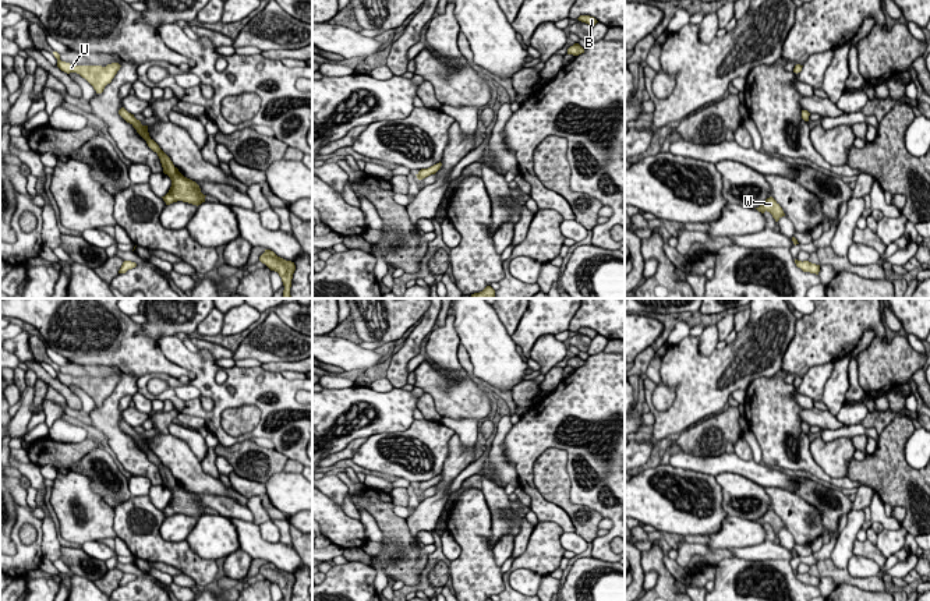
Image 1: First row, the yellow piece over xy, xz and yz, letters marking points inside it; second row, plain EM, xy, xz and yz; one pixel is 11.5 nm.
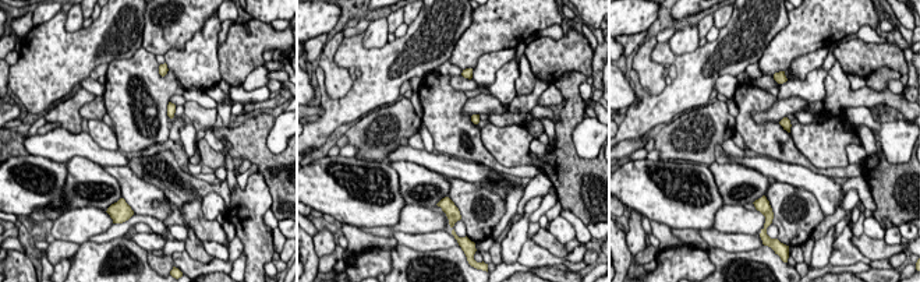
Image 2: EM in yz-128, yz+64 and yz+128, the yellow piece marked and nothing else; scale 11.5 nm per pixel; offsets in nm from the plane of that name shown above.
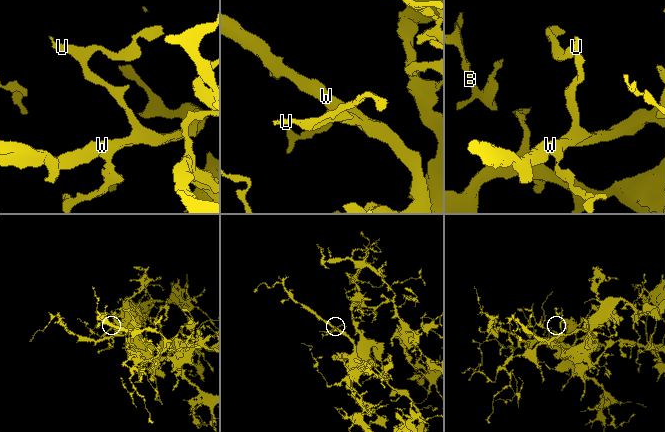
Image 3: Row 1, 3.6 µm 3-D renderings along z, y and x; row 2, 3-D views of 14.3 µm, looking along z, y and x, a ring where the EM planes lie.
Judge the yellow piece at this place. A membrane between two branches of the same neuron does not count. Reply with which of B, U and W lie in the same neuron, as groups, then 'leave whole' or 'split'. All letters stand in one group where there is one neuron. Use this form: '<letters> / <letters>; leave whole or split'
B U W; leave whole

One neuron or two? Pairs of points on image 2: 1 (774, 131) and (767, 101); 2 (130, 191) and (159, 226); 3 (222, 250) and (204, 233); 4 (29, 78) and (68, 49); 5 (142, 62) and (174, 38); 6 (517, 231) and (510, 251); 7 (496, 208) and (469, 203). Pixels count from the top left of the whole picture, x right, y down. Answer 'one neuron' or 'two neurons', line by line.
1: one neuron
2: two neurons
3: two neurons
4: one neuron
5: two neurons
6: one neuron
7: one neuron

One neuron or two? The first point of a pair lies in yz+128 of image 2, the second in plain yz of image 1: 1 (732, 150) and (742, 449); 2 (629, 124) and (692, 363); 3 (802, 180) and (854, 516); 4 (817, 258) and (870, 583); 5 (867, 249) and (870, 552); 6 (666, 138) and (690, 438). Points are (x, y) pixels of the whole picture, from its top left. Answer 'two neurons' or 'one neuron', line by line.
1: one neuron
2: one neuron
3: two neurons
4: two neurons
5: one neuron
6: one neuron

